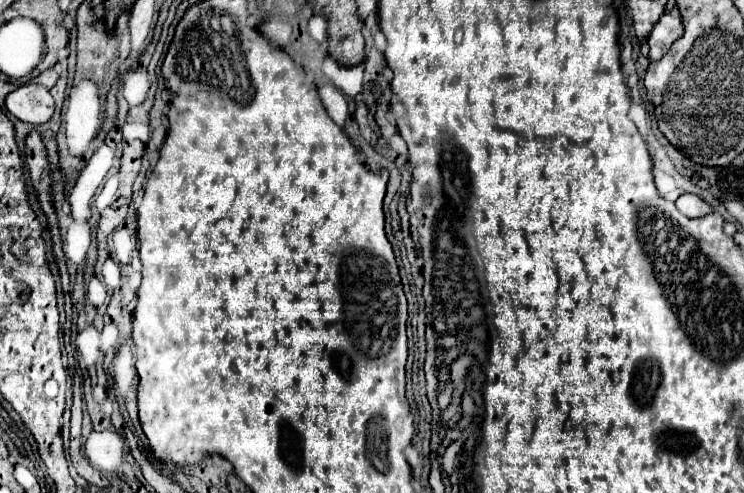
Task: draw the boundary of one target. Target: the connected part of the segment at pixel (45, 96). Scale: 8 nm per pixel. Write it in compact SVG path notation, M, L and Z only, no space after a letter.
M27 83L17 87L5 97L5 107L11 115L15 115L19 121L41 125L51 119L53 115L53 97L49 95L49 89L37 83Z

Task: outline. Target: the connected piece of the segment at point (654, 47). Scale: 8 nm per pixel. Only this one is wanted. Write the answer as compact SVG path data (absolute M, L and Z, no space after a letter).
M665 13L655 23L653 31L647 37L647 43L649 43L649 55L647 55L647 59L649 61L659 61L681 35L683 35L683 23L681 23L681 19L677 15Z

